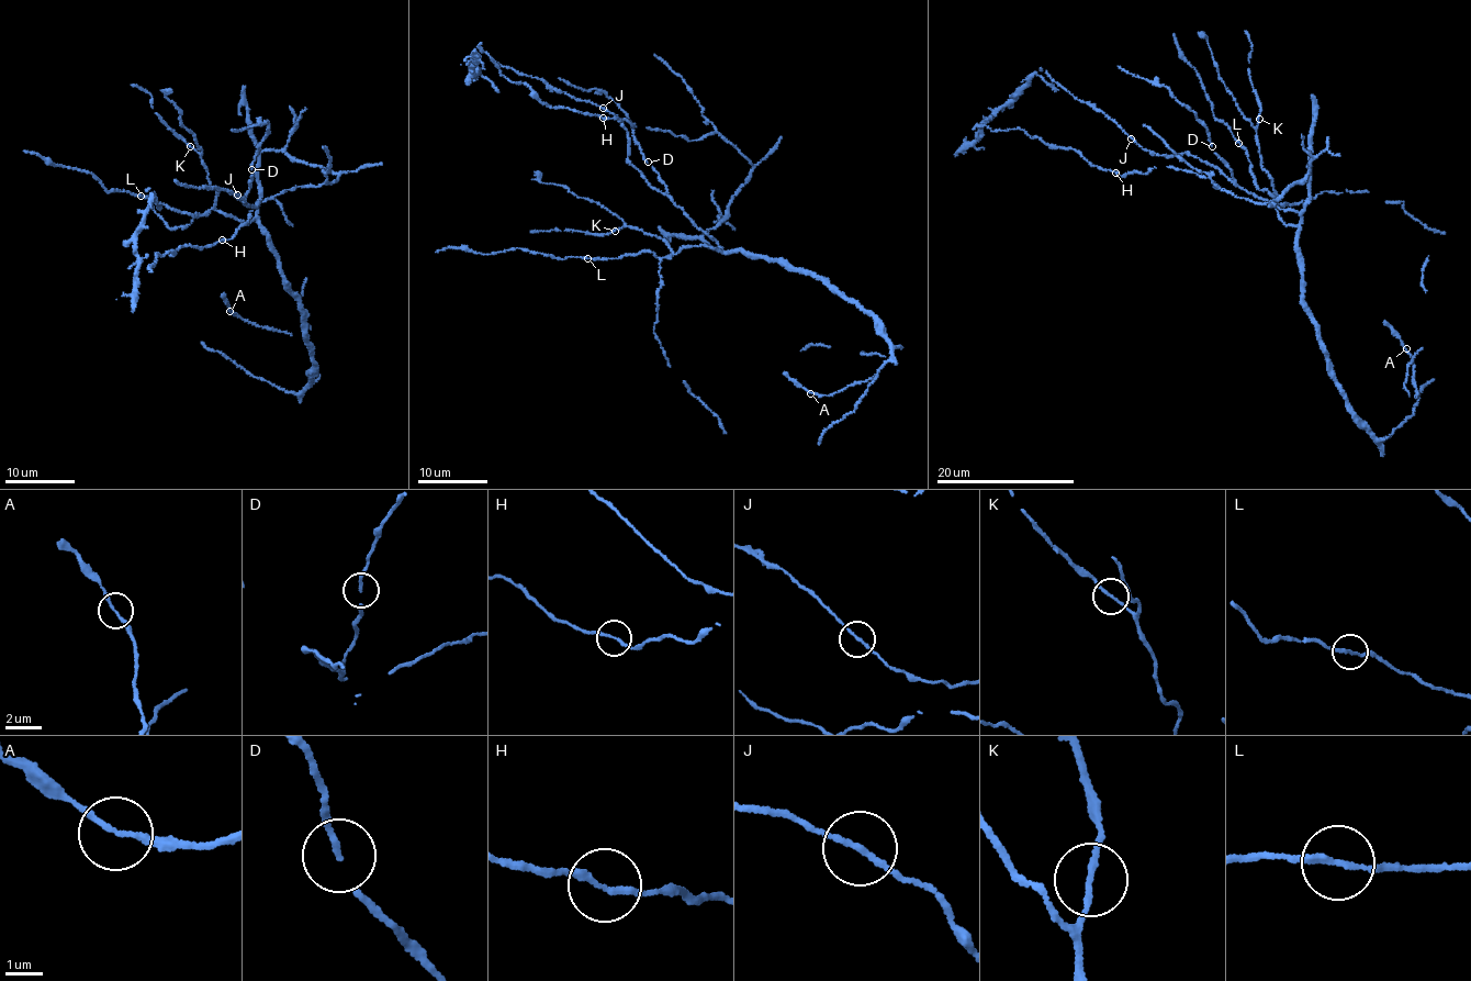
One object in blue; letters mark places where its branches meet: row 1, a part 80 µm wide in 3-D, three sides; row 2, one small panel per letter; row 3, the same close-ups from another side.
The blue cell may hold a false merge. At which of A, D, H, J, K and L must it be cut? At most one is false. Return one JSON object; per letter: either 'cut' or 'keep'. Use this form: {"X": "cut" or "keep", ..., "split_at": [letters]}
{"A": "keep", "D": "keep", "H": "keep", "J": "keep", "K": "keep", "L": "keep", "split_at": []}

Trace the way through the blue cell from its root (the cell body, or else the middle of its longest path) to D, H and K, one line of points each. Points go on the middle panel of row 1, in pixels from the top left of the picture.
D: (707, 235), (673, 202), (658, 173), (648, 163)
H: (707, 235), (675, 202), (650, 186), (630, 163), (626, 127), (632, 126), (625, 119), (603, 118)
K: (707, 235), (723, 253), (700, 245), (687, 246), (676, 254), (660, 238), (640, 230), (625, 225), (615, 231)

